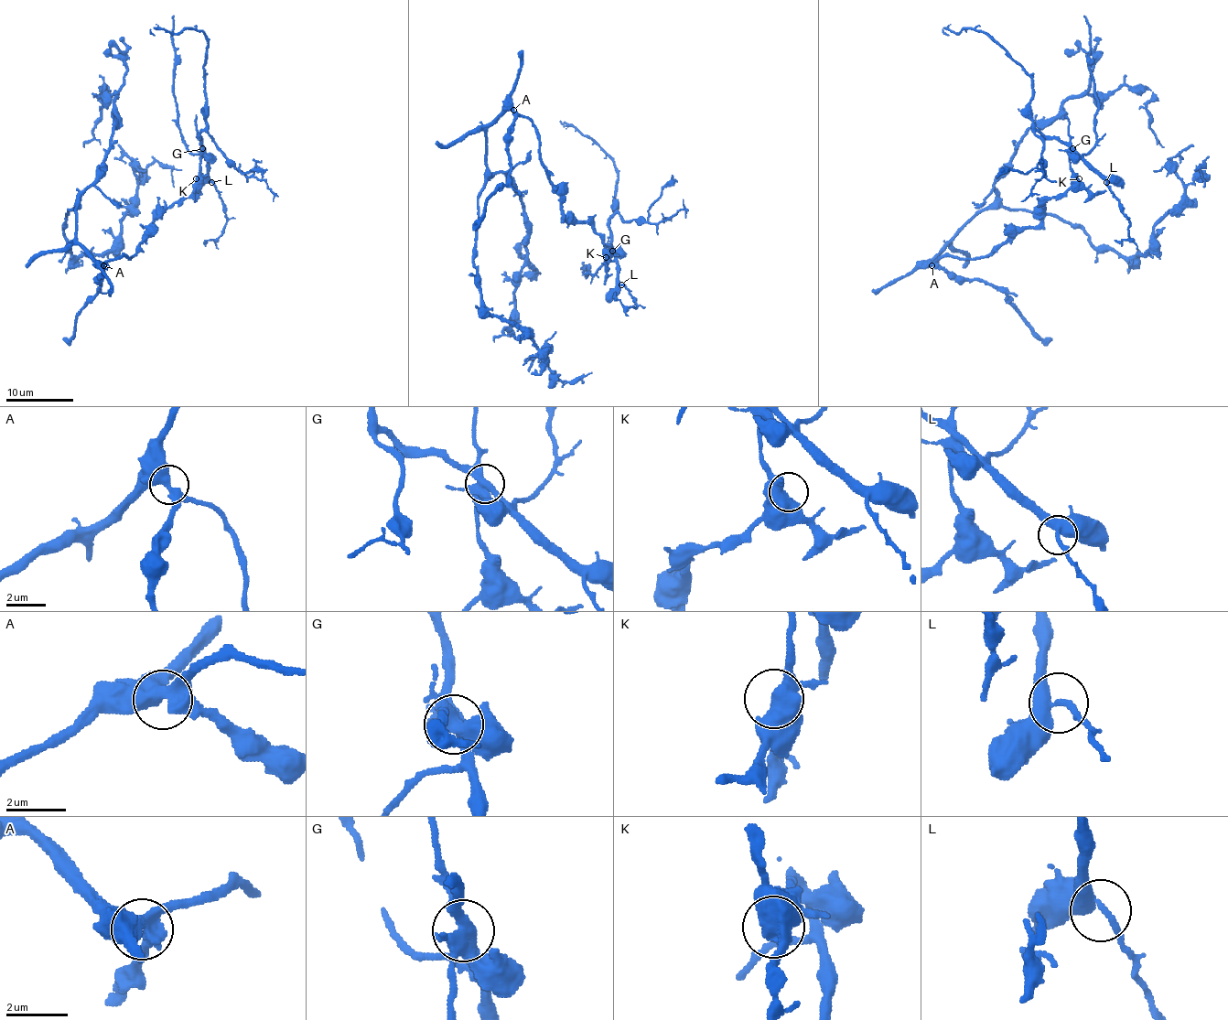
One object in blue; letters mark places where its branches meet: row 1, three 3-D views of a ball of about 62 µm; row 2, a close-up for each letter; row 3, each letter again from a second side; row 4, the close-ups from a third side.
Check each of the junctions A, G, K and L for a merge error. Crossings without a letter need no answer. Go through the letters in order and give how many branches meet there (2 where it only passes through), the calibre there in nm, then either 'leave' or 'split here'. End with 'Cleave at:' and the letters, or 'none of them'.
A: branches 3; calibre 440 nm; leave
G: branches 5; calibre 460 nm; split here
K: branches 2; calibre 600 nm; leave
L: branches 3; calibre 320 nm; leave
Cleave at: G

